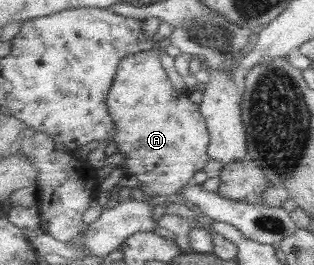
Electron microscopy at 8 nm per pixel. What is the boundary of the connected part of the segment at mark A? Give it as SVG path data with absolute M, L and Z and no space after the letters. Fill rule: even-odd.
M158 50L142 51L124 57L119 64L115 85L111 89L109 107L117 127L117 135L113 141L117 146L117 152L124 155L125 168L136 181L139 181L140 190L149 196L158 195L156 201L175 198L175 195L195 177L195 173L203 170L210 160L210 131L200 105L195 105L187 93L175 90Z

